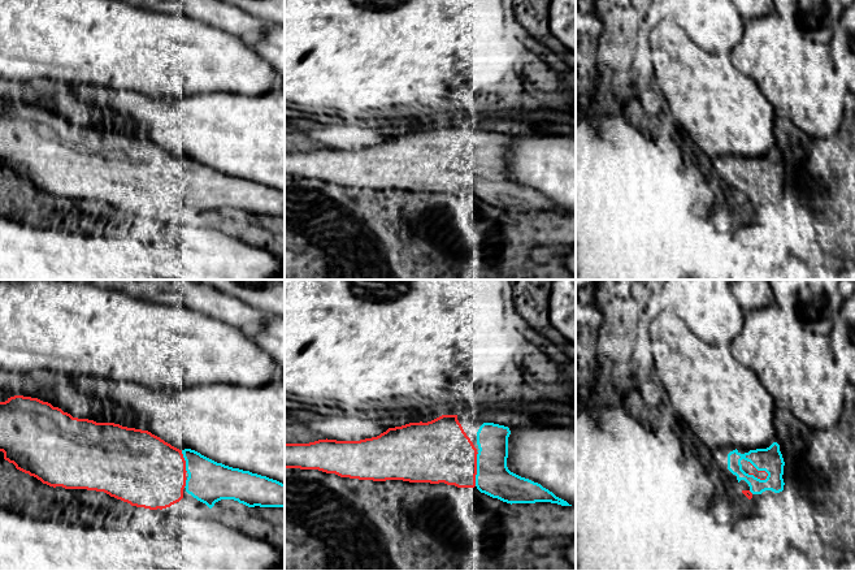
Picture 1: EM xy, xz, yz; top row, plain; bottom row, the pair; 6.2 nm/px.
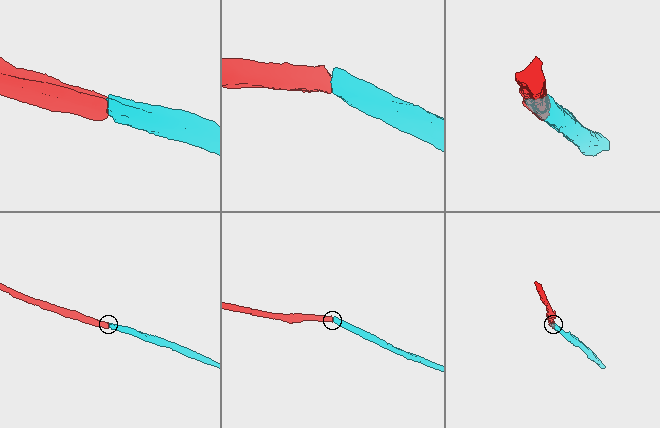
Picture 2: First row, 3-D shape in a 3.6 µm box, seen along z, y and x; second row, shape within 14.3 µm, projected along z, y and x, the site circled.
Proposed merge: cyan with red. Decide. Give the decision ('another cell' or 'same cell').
same cell

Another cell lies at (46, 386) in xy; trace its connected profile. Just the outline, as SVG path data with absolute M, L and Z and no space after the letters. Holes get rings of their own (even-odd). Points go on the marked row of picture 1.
M0 371L0 402L5 402L14 395L48 402L73 418L140 429L139 421L122 405L81 392L66 378L58 378L51 372L19 373Z

